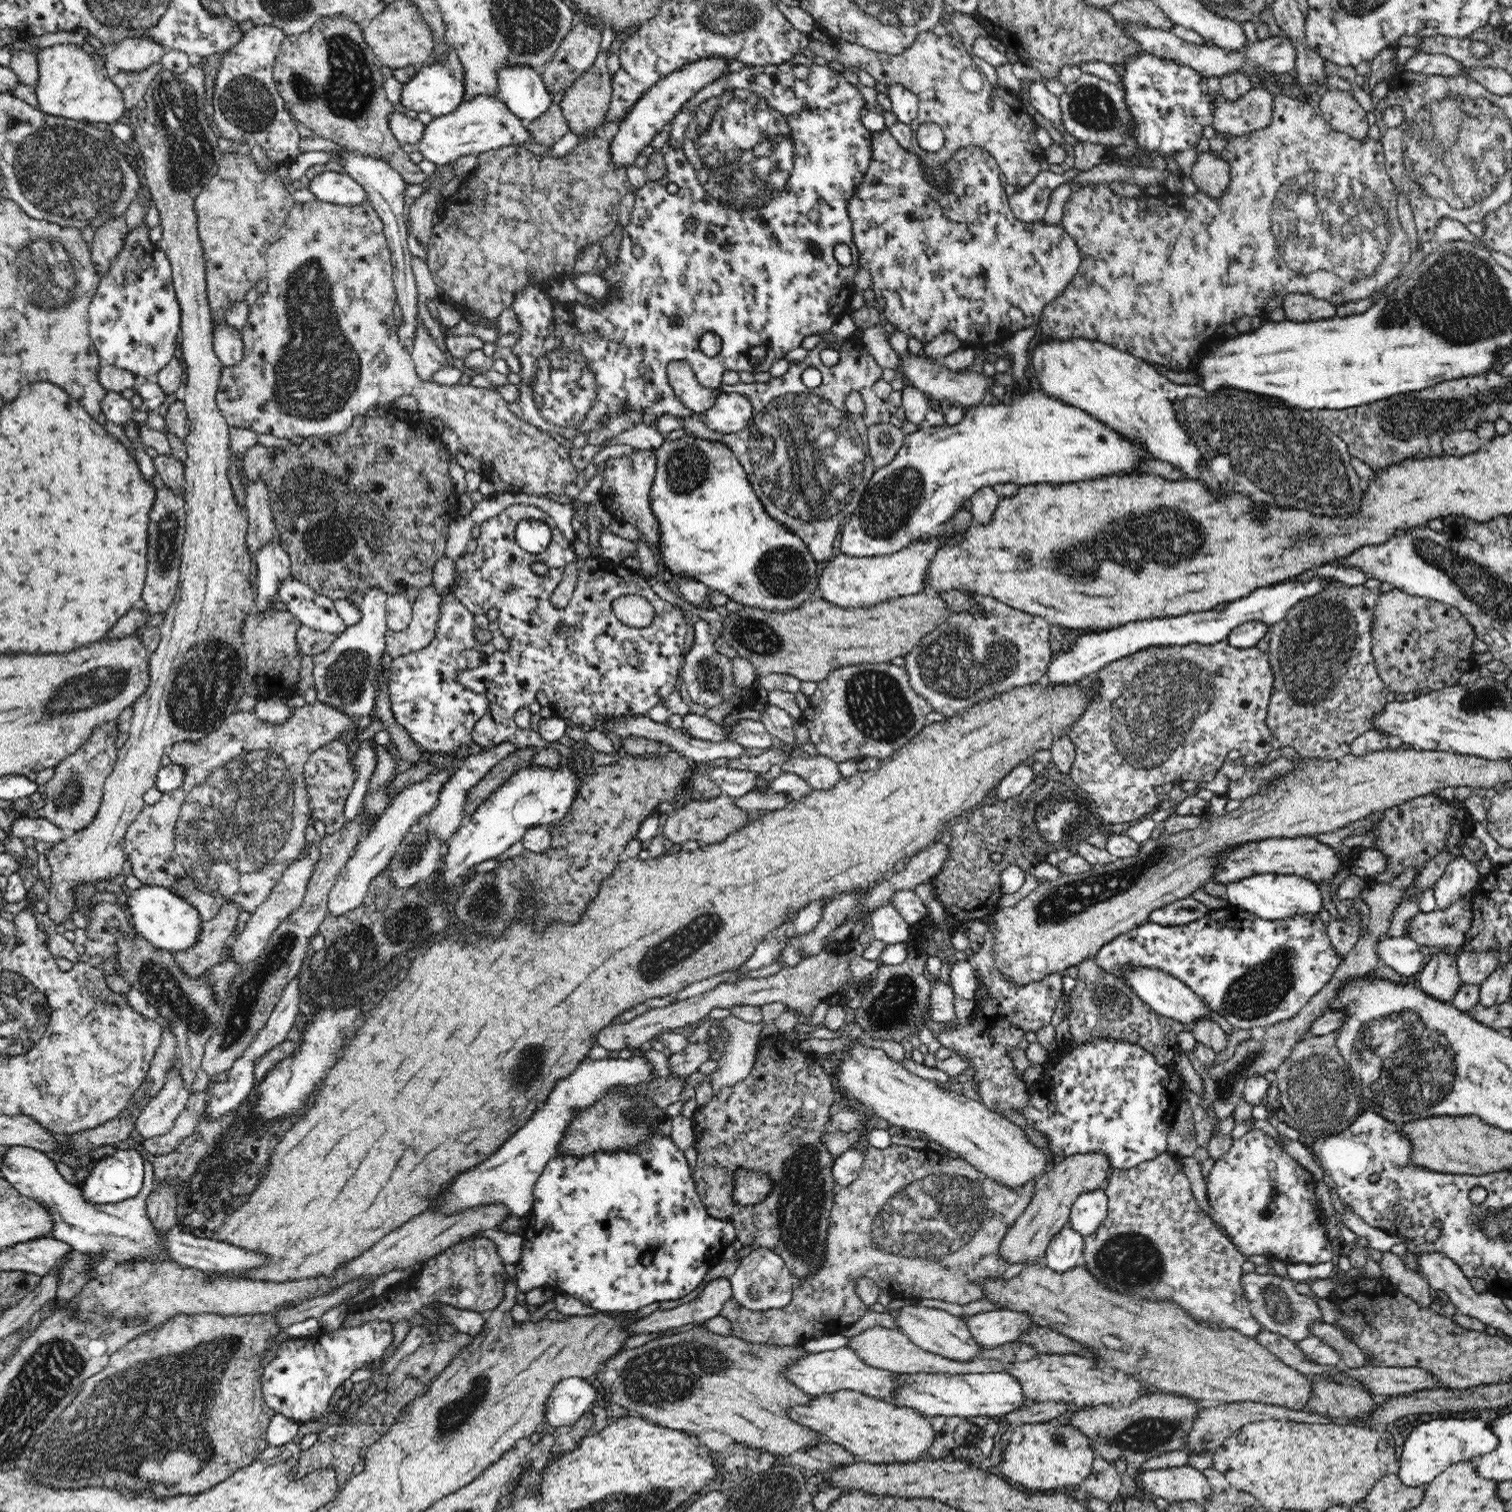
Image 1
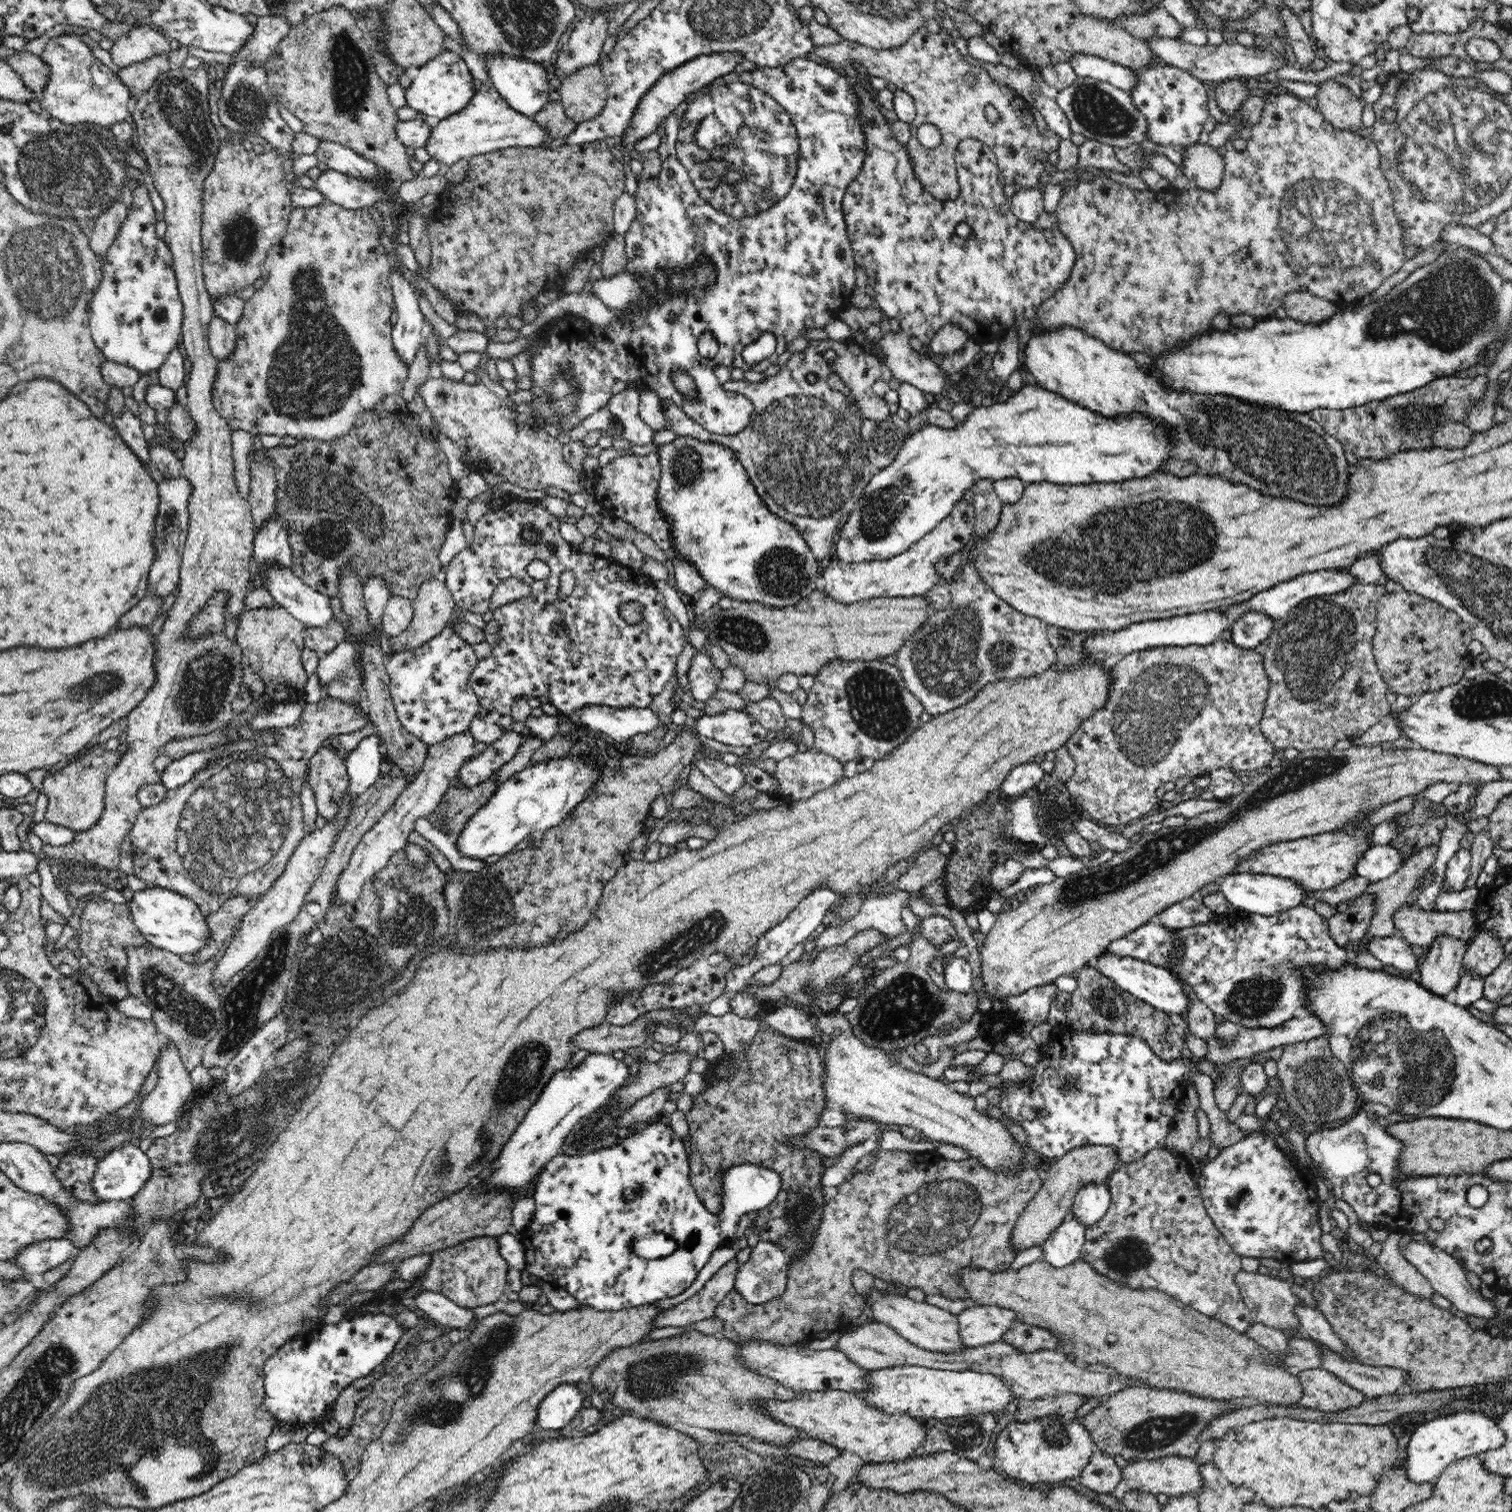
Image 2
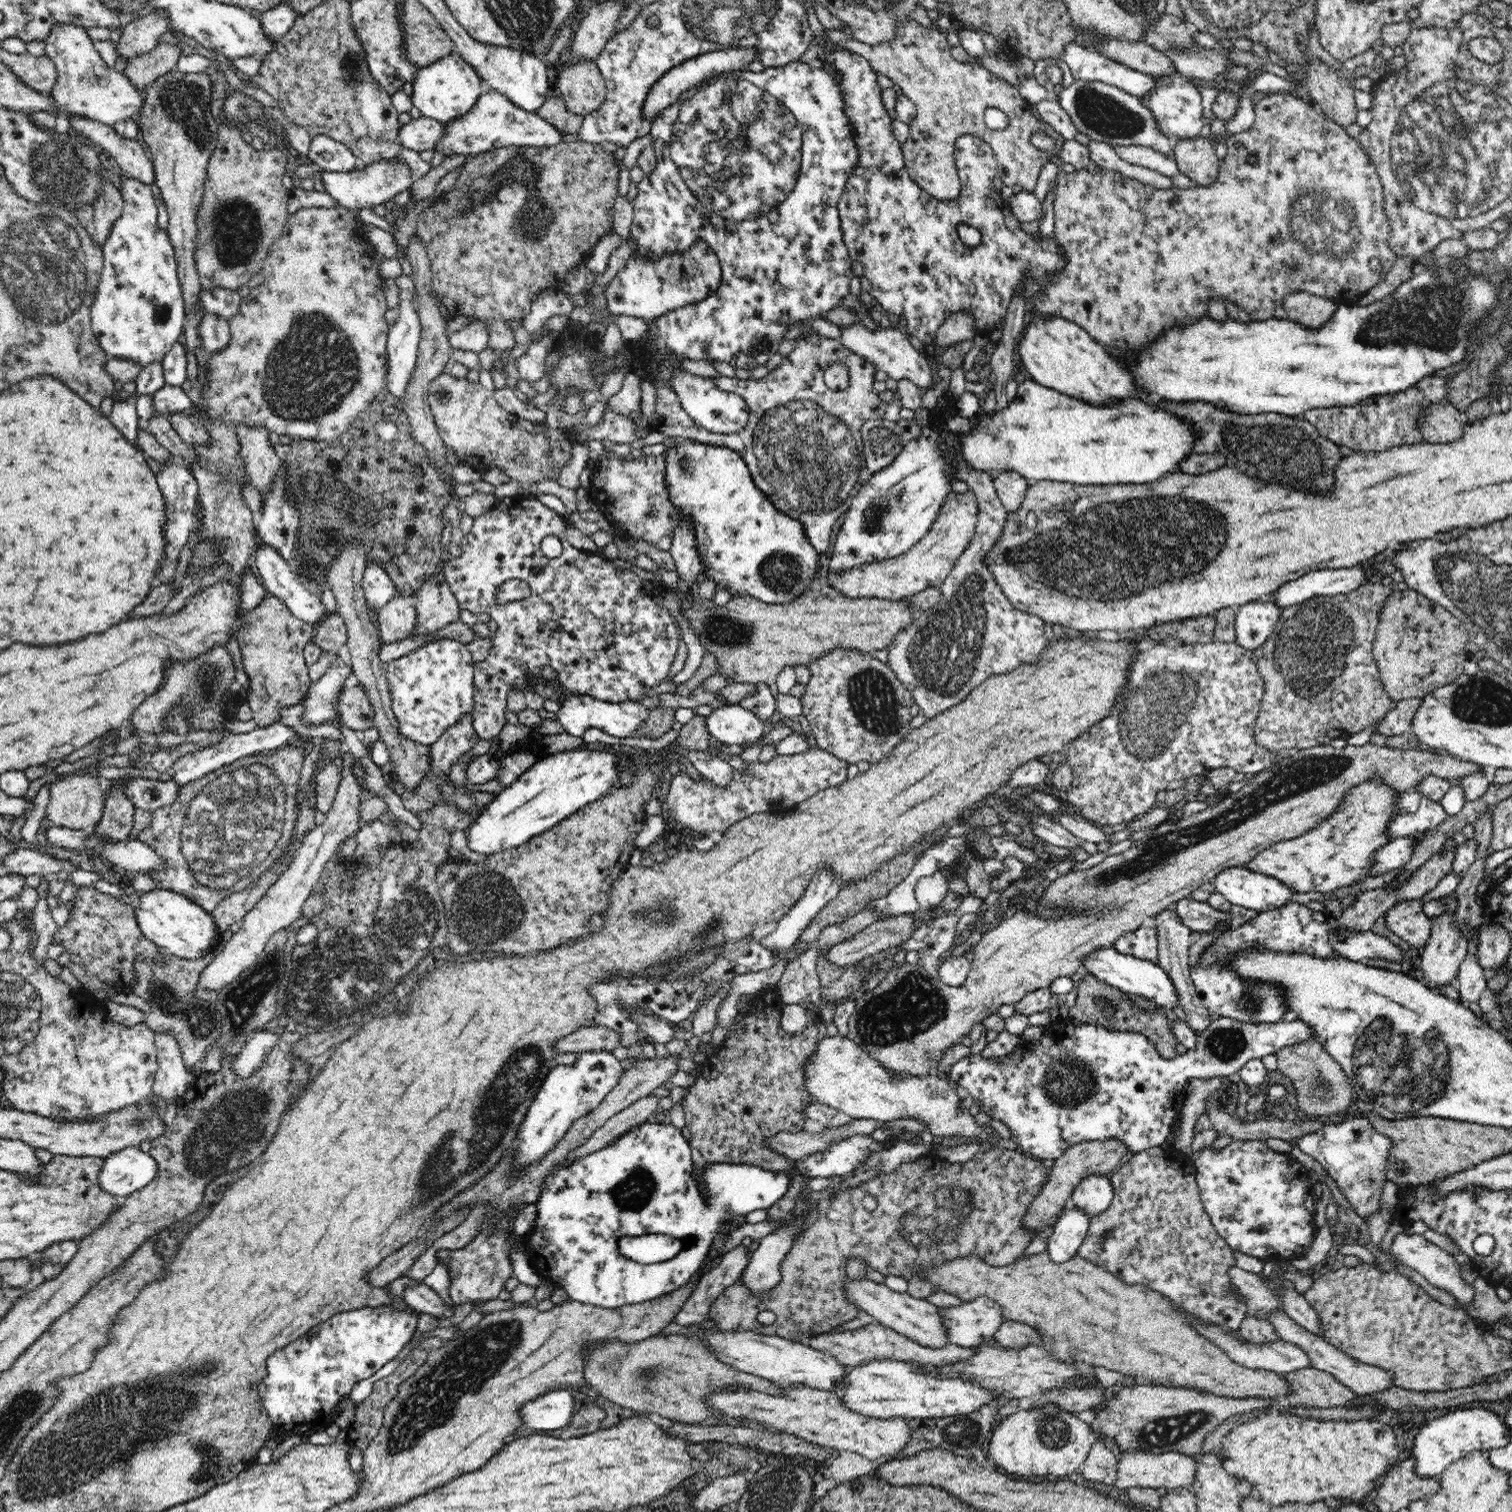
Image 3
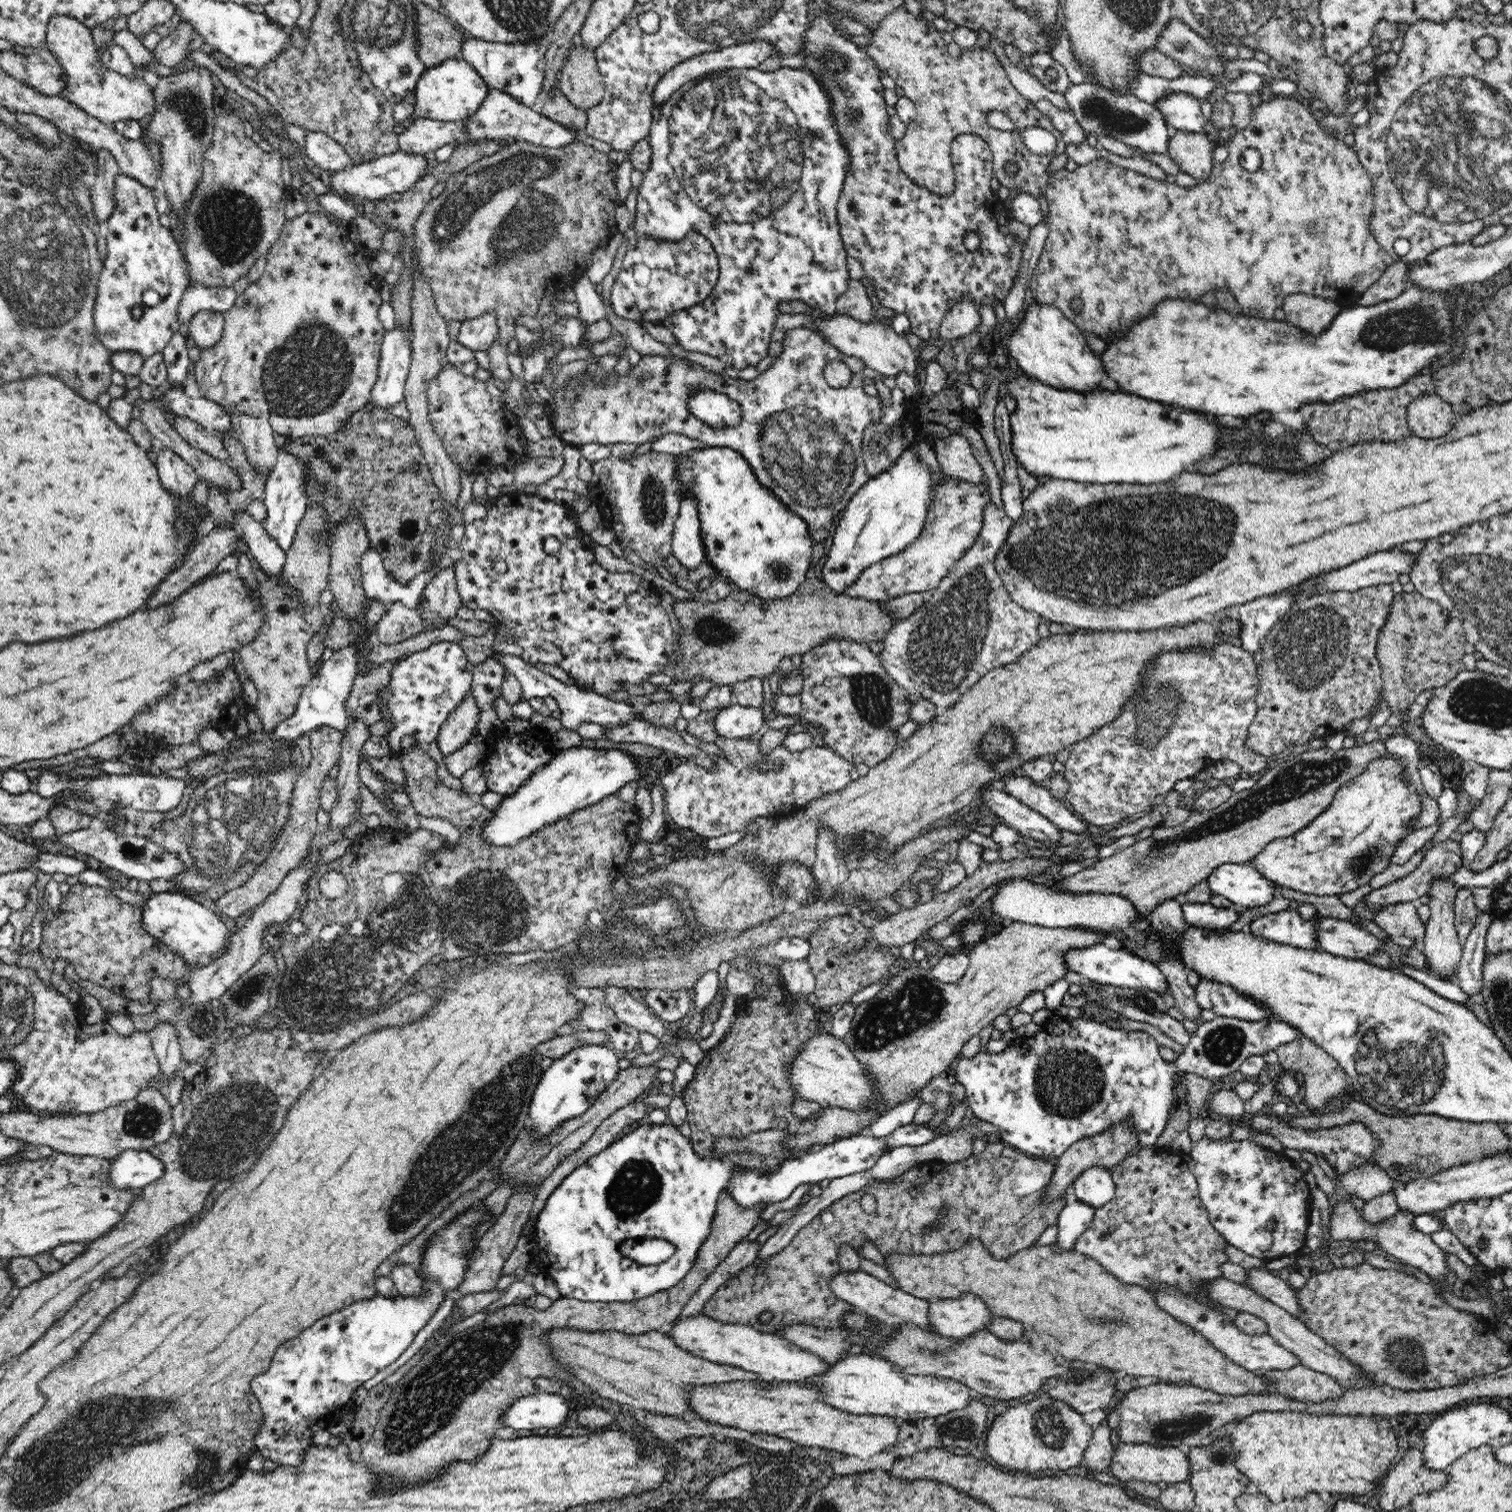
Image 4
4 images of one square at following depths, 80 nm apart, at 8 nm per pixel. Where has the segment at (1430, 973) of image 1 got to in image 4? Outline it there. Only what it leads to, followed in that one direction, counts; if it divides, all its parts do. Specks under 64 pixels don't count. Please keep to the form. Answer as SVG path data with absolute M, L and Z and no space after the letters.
M1442 879L1434 882L1430 889L1431 899L1429 900L1429 907L1431 915L1428 922L1425 922L1425 943L1424 950L1424 968L1444 980L1450 980L1454 977L1454 972L1457 970L1458 963L1462 958L1463 945L1455 929L1455 912L1454 912L1454 898L1458 892L1458 886L1455 886L1451 880Z

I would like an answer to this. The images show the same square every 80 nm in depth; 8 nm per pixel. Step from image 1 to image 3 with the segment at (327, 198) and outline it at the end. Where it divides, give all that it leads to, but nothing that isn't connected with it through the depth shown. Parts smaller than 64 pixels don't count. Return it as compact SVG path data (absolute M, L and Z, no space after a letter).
M403 160L380 161L364 168L352 172L328 172L323 171L321 176L323 190L328 193L334 202L348 209L370 209L377 204L391 205L394 196L406 188L410 188L412 183L412 172L408 164Z

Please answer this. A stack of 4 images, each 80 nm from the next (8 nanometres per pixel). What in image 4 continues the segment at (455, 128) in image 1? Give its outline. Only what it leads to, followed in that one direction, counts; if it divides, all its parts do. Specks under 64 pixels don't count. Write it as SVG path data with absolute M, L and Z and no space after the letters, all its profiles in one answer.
M489 88L486 92L480 108L470 114L464 121L466 140L458 142L455 147L460 145L475 145L476 143L483 143L484 141L502 141L502 143L510 144L512 142L526 141L526 143L534 146L546 148L560 148L570 144L576 138L578 132L569 130L547 116L534 111L525 104L516 101L514 97L504 93L498 89Z

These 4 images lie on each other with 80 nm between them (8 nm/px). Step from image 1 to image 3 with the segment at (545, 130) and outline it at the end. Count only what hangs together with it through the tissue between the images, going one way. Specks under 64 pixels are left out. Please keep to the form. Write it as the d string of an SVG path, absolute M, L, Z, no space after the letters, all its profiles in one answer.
M561 96L548 97L535 112L562 135L578 133L583 124L582 116L568 111Z

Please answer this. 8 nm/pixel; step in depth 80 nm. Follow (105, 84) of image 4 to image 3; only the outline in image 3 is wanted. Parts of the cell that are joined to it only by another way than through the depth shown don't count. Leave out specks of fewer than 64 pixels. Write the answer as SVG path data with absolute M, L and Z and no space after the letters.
M56 23L51 33L45 38L44 46L45 55L56 67L56 82L49 93L49 96L54 99L54 112L52 114L55 118L67 118L69 121L72 117L84 117L112 127L119 120L128 120L140 112L140 108L144 104L144 92L138 91L123 73L119 73L106 65L100 53L94 49L92 40L84 27Z

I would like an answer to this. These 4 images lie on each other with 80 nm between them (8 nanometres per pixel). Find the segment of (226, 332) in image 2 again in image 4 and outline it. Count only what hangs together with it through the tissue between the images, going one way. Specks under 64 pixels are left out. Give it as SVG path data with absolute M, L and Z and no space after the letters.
M216 311L197 312L188 322L190 335L201 352L220 344L224 336L225 316Z

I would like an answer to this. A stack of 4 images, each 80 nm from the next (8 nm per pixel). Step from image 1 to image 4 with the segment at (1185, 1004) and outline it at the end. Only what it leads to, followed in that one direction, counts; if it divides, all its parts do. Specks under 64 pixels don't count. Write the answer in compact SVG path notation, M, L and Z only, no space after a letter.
M1096 944L1092 948L1082 948L1082 950L1070 950L1066 956L1069 970L1074 970L1083 976L1088 982L1096 982L1100 985L1116 986L1118 988L1130 988L1132 990L1148 990L1156 992L1160 996L1170 994L1169 986L1164 973L1158 965L1135 956L1125 950L1112 950L1104 944Z

